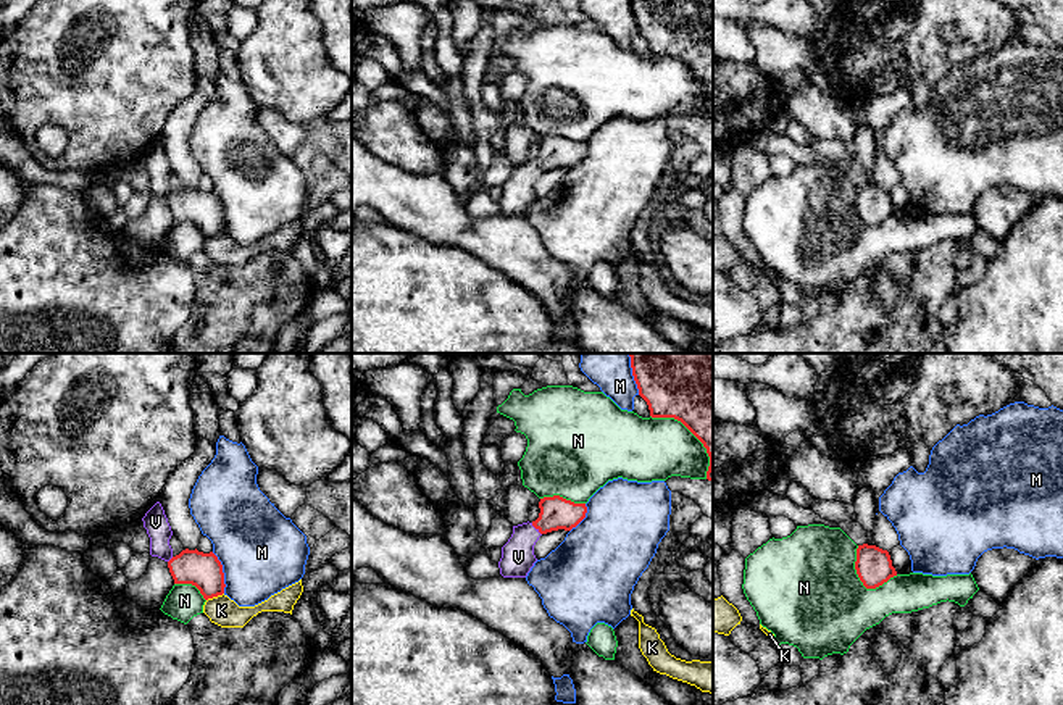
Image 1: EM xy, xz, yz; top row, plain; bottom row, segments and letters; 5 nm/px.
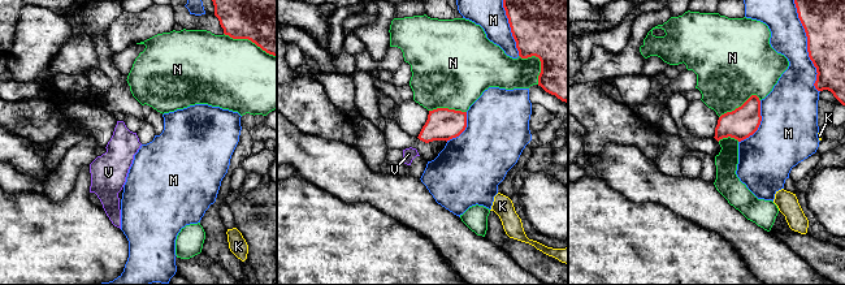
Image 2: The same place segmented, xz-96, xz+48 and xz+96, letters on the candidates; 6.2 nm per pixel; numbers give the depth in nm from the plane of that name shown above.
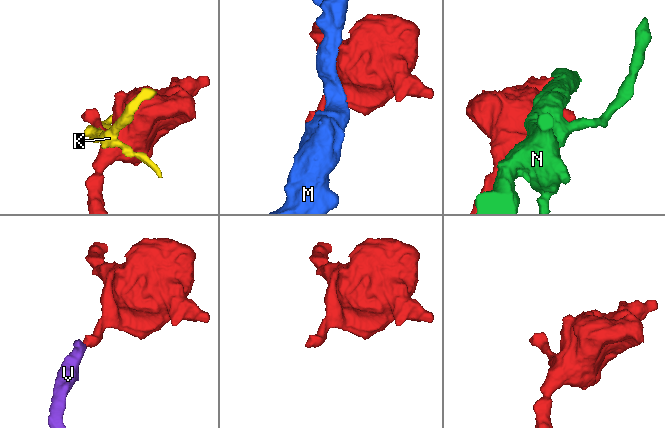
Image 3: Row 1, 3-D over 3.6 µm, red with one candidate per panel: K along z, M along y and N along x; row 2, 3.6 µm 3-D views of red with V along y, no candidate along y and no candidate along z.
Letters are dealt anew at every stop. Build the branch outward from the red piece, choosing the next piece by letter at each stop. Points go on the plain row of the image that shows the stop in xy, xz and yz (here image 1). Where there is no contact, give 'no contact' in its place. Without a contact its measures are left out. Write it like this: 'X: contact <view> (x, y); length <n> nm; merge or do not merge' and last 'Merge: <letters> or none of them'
K: contact xy (215, 234); length 100 nm; do not merge
M: contact xy (223, 212); length 220 nm; do not merge
N: contact yz (862, 220); length 260 nm; do not merge
V: contact xz (536, 166); length 80 nm; merge
Merge: V

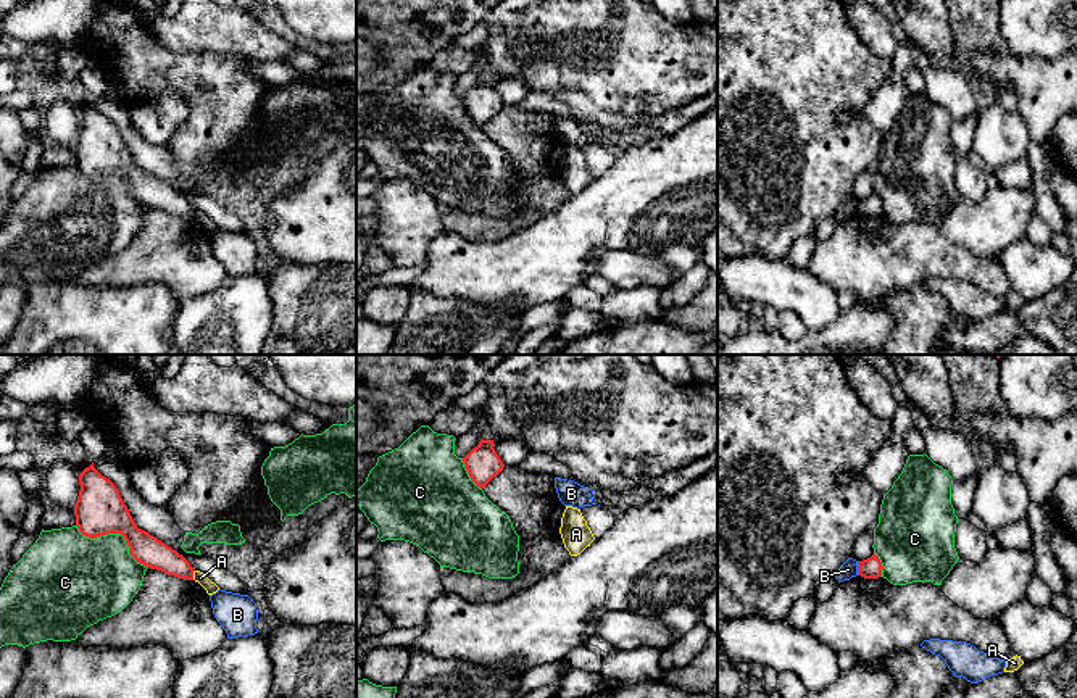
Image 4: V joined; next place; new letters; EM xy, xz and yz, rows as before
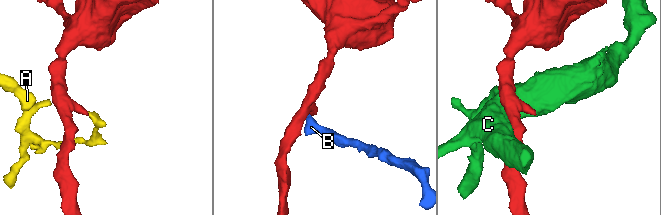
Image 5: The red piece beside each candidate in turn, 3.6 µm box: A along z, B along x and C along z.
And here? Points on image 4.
A: contact xy (192, 215); length 50 nm; do not merge
B: contact yz (858, 207); length 70 nm; do not merge
C: contact xy (115, 171); length 420 nm; do not merge
Merge: none of them

